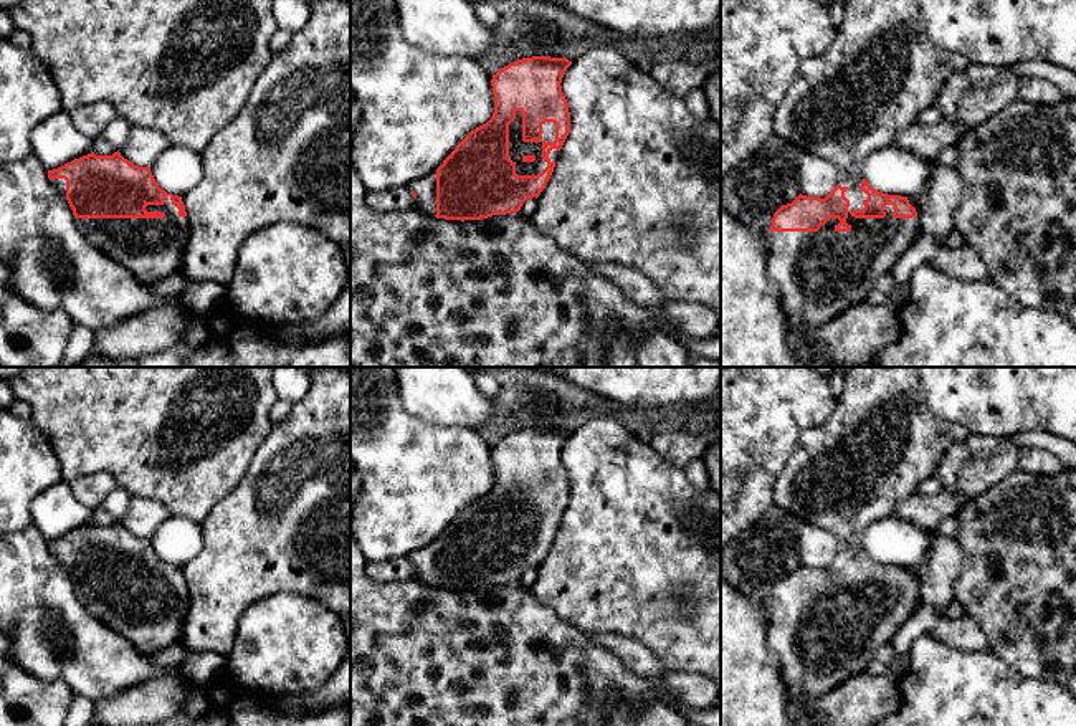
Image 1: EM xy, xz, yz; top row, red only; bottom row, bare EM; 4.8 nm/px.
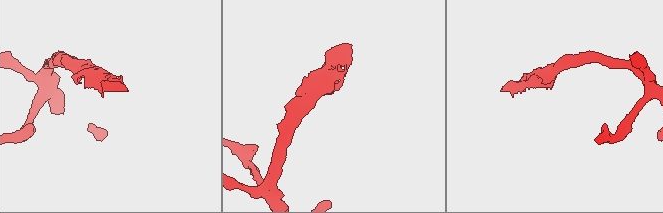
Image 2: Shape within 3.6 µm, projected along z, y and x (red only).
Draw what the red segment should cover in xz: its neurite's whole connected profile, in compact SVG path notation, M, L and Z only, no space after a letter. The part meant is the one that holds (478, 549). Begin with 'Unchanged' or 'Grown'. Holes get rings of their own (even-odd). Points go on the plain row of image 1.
Grown. M532 427L493 445L493 488L471 501L436 541L410 554L417 580L464 592L516 584L527 569L537 569L570 501L569 473L560 456L570 435L567 428Z

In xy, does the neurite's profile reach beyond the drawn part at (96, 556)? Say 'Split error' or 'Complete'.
Split error

